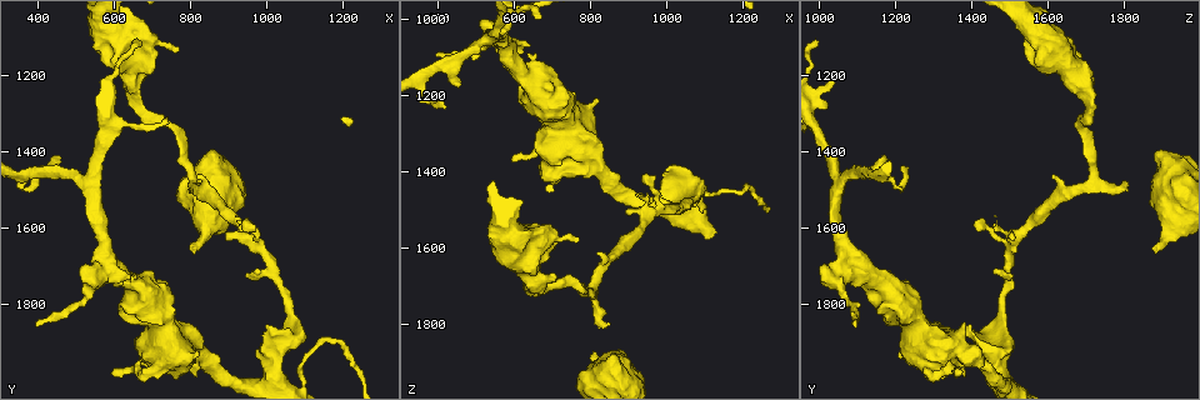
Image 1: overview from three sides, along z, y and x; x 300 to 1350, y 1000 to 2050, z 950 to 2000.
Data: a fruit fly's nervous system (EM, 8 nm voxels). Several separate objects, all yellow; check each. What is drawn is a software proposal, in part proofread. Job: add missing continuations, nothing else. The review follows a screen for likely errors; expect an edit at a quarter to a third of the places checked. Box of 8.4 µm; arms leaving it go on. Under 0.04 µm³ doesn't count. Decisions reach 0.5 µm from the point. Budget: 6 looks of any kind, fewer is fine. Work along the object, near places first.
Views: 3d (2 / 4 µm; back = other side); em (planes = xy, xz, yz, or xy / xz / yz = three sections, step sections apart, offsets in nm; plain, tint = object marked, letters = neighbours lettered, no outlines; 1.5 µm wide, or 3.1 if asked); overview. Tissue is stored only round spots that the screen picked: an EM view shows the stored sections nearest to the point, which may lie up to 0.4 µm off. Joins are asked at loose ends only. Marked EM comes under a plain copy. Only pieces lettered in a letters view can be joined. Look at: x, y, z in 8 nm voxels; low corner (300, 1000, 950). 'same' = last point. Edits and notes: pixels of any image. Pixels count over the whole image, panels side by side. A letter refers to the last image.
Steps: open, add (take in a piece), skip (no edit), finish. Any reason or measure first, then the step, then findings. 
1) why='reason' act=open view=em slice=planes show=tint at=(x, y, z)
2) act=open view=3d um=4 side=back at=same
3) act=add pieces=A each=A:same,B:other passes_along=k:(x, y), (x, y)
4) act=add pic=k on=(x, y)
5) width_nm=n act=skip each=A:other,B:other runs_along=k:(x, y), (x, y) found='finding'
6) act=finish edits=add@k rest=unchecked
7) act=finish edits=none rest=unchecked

act=open view=em slice=planes show=tint at=(810, 1655, 1875)

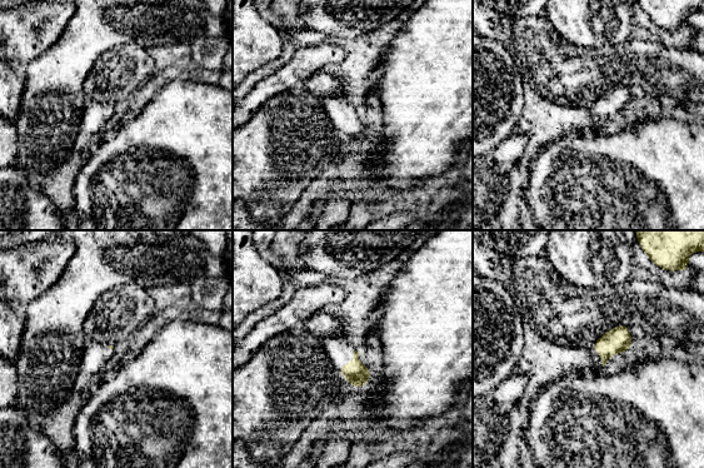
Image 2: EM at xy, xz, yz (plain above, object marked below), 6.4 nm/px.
act=open view=em slice=planes show=letters at=same

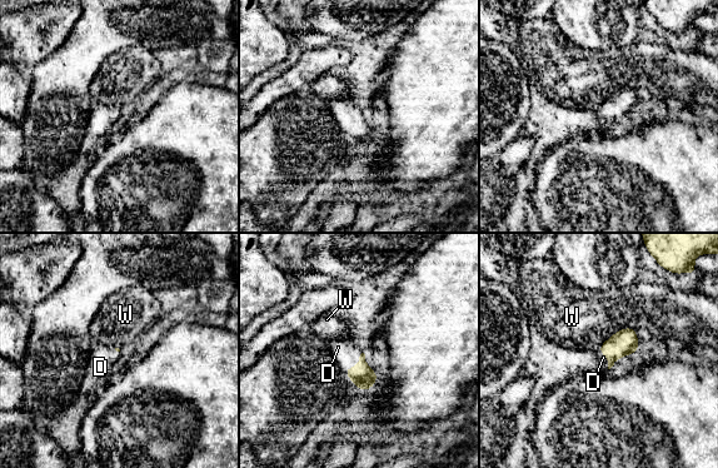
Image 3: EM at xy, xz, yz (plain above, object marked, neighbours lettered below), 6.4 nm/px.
act=add pic=3 on=(338, 347) each=D:same,W:other passes_along=3:(364, 378), (357, 364), (338, 347) found='the neuron continues'

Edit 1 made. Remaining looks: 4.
why='redraw' act=open view=overview

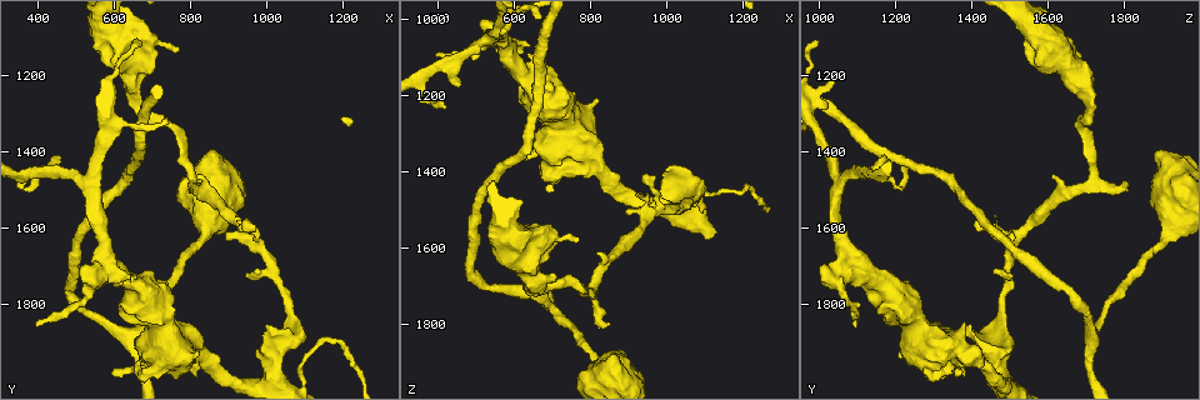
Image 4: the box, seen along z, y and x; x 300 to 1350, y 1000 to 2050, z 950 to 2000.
why='branch stops here' act=open view=em slice=planes show=letters at=(710, 1140, 1670)

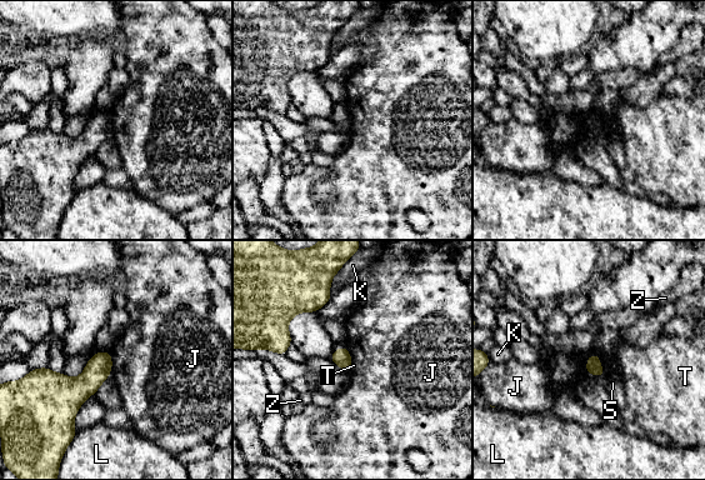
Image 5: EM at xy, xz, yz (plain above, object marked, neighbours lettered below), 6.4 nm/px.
act=skip each=J:other,K:other,L:other,S:other,T:other,Z:other border=5:(599, 356), (604, 376) found='none of them fits'

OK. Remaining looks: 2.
why='branch stops here' act=open view=3d um=4 at=(455, 1415, 1170)

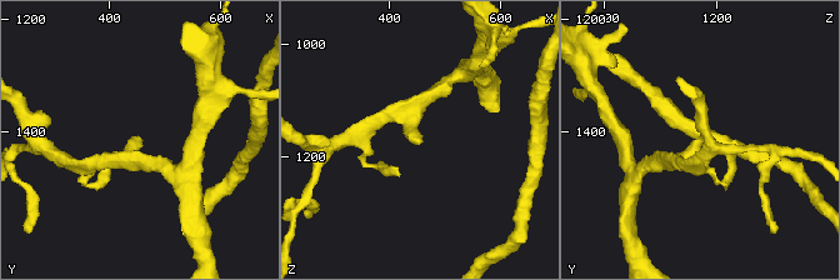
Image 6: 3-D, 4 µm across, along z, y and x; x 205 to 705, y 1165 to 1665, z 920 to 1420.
why='need the tissue' act=open view=em slice=xy step=8 show=letters at=(460, 1410, 1170)

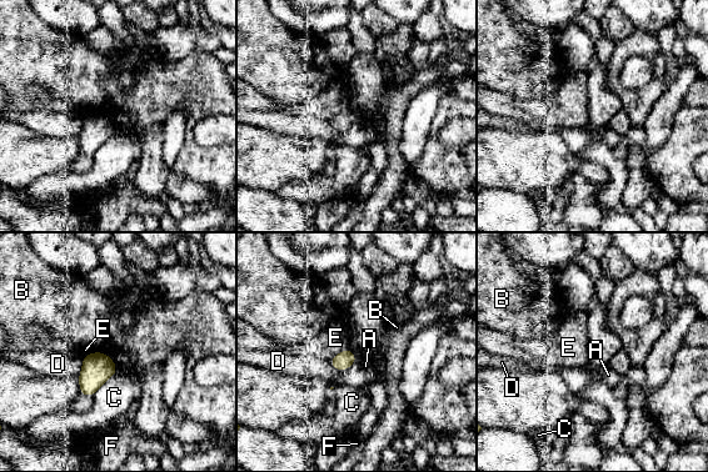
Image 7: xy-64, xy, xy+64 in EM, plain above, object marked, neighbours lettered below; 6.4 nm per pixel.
longest_contact=B:220nm act=skip each=A:other,B:other,C:other,D:other,E:other,F:other border=7:(88, 352), (104, 352), (118, 368) found='no lettered piece goes on from it'

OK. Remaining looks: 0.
act=finish edits=add@3 rest=unchecked

